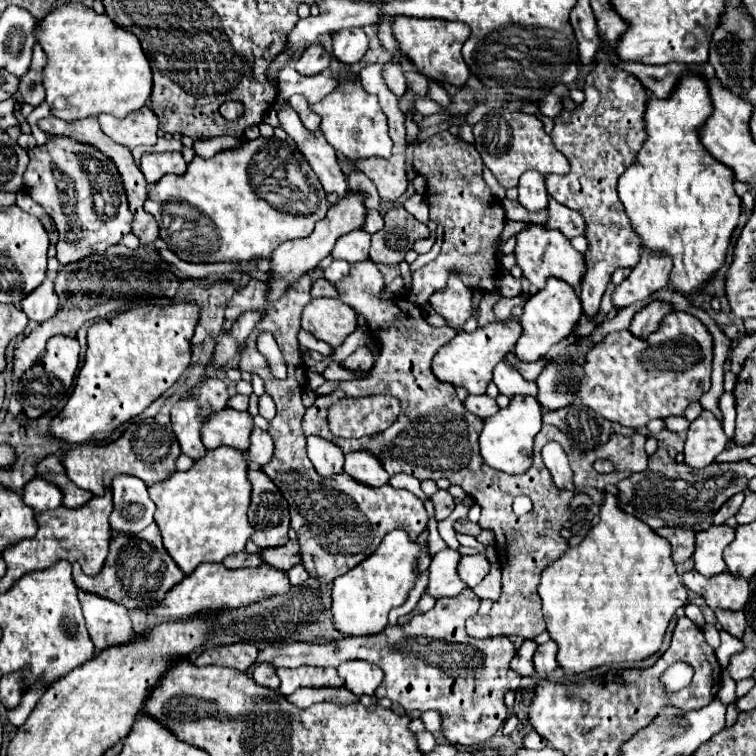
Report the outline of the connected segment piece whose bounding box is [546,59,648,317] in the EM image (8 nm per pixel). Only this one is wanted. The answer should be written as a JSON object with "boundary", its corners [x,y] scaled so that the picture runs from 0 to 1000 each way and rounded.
{"boundary":[[[796,78],[788,81],[786,94],[775,102],[772,126],[775,134],[770,139],[765,139],[757,149],[751,144],[743,144],[743,152],[735,157],[735,165],[730,171],[730,189],[749,205],[757,224],[751,231],[725,231],[722,250],[728,261],[765,279],[778,295],[778,358],[767,380],[767,398],[772,417],[788,419],[794,396],[810,369],[810,361],[817,353],[839,353],[847,345],[849,335],[847,313],[833,300],[833,292],[815,255],[815,242],[820,229],[825,229],[828,221],[839,216],[854,184],[852,147],[857,123],[836,97],[828,97],[810,81]]]}

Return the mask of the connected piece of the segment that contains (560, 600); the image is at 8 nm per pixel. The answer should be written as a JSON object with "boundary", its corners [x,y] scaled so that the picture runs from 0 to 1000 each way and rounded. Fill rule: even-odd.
{"boundary":[[[799,655],[794,689],[775,705],[770,718],[765,724],[754,724],[749,734],[717,758],[712,787],[717,792],[725,837],[738,853],[738,880],[749,893],[767,893],[804,877],[849,874],[865,866],[878,848],[889,813],[910,798],[910,779],[894,761],[892,742],[886,737],[886,718],[839,681],[825,679],[812,655]]]}

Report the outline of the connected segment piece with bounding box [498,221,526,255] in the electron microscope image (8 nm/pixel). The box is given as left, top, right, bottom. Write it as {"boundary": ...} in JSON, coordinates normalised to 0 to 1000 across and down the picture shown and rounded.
{"boundary":[[[669,292],[667,306],[664,306],[664,313],[661,313],[661,321],[659,321],[659,337],[661,337],[661,327],[664,327],[664,321],[667,321],[667,319],[669,319],[675,311],[683,311],[683,308],[693,306],[693,300],[696,300],[696,295],[680,295],[680,292]]]}

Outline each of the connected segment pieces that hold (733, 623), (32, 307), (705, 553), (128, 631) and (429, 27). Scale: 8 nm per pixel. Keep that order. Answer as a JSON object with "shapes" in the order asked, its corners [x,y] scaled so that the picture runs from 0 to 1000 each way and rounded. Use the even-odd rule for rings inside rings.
{"shapes":[[[[947,808],[947,816],[950,816],[950,824],[955,827],[958,835],[963,835],[968,843],[976,843],[981,845],[984,840],[984,811],[981,808]]],[[[61,366],[58,374],[42,385],[42,390],[34,390],[26,401],[26,409],[40,425],[48,425],[50,430],[63,425],[77,411],[77,393],[69,382],[69,366]]],[[[942,694],[937,702],[921,705],[921,729],[915,734],[918,753],[931,763],[958,758],[960,745],[955,739],[955,729],[968,716],[971,716],[971,697]]],[[[103,782],[103,792],[108,798],[116,837],[124,848],[127,861],[138,861],[138,856],[164,853],[175,851],[175,845],[183,845],[169,806],[111,782]]],[[[524,22],[521,28],[521,49],[526,54],[529,67],[542,78],[553,97],[561,102],[593,110],[598,115],[614,115],[622,94],[611,78],[611,60],[622,46],[622,36],[614,30],[595,30],[585,25],[545,25],[545,22]]]]}

